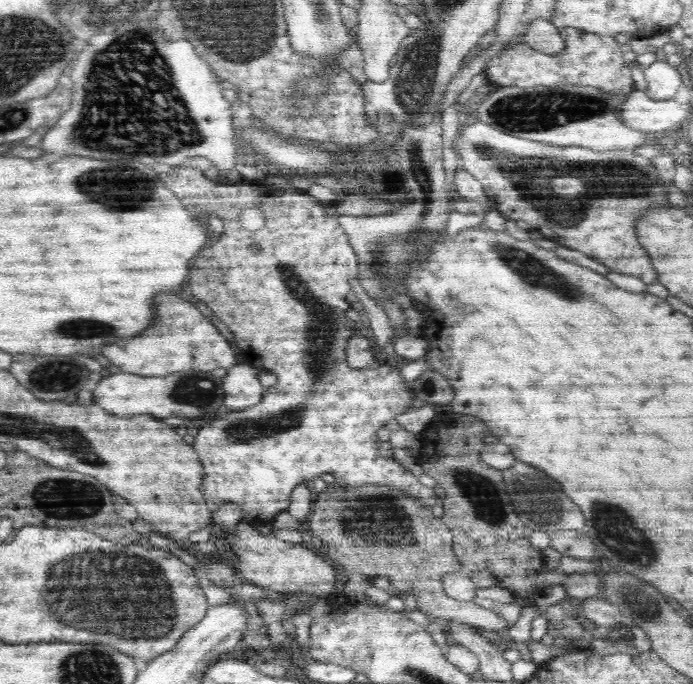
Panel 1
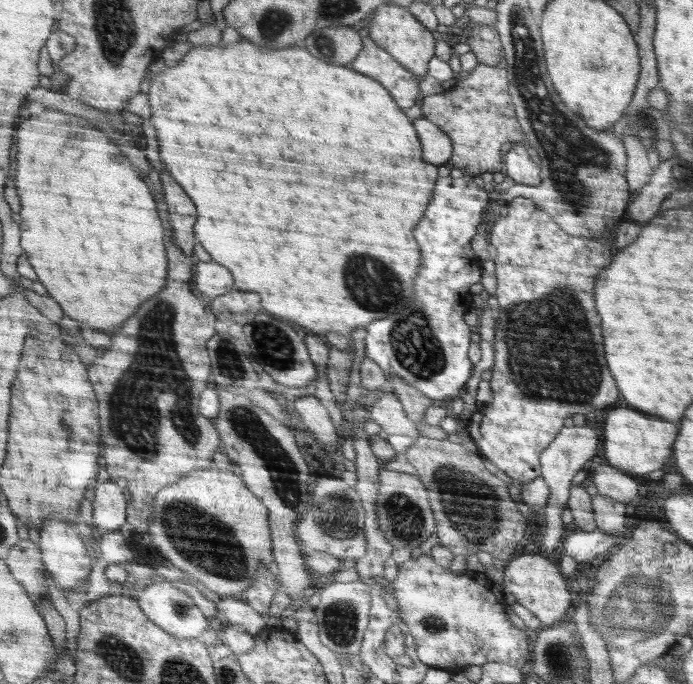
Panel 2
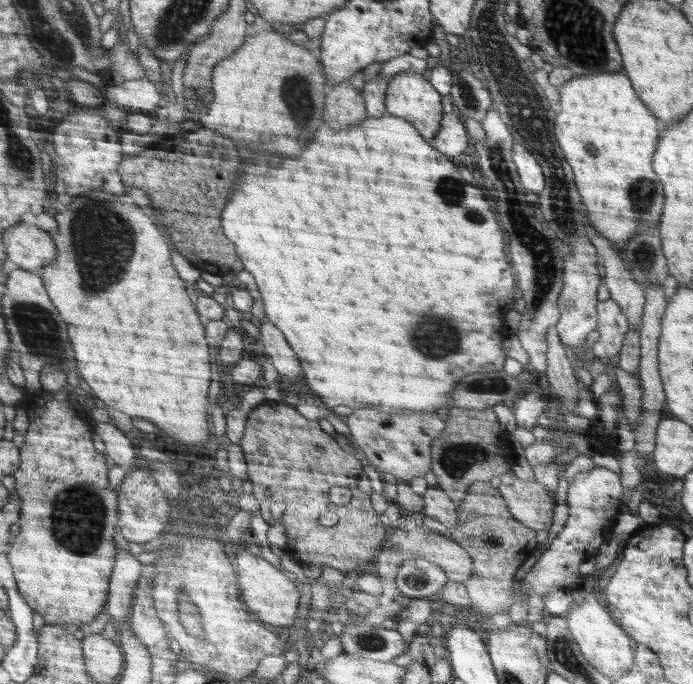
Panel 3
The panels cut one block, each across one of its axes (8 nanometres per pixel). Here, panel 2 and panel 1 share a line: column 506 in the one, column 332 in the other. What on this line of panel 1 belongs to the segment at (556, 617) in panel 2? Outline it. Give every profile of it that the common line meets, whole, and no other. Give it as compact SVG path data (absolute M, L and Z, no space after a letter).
M240 521L240 526L226 536L228 542L234 542L232 548L240 558L240 574L252 585L279 593L305 592L317 600L326 598L336 589L336 574L341 569L334 567L323 553L314 552L304 544L292 544L273 536L264 536L250 522Z

